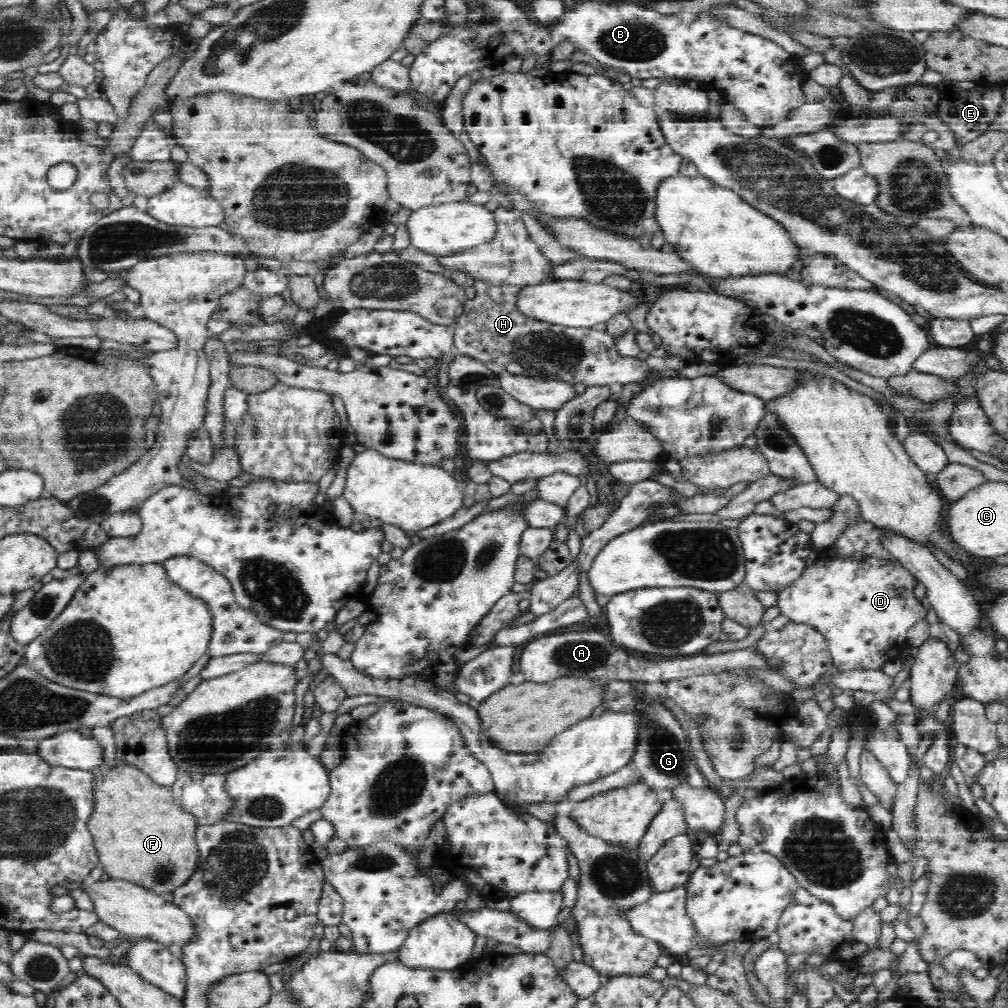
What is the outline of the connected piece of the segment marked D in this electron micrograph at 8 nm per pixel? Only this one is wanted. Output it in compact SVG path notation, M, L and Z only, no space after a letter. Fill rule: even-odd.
M856 512L852 518L848 518L835 545L828 549L830 562L816 558L792 586L777 594L777 606L781 614L792 622L805 622L815 627L826 637L828 653L838 669L882 671L886 663L900 658L911 647L907 632L925 619L928 606L914 595L914 589L920 588L919 580L896 555L885 548L887 538L886 530Z

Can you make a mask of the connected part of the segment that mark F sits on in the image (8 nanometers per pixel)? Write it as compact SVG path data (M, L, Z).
M118 766L112 770L94 769L98 779L95 788L95 807L89 824L103 870L112 878L122 878L149 888L156 894L174 892L193 876L200 862L196 833L202 825L197 816L178 806L171 787L155 784L134 766Z

